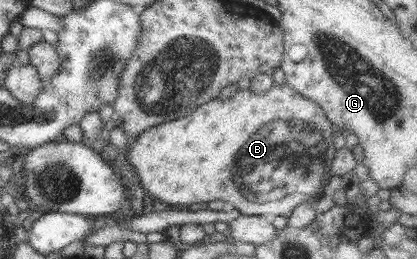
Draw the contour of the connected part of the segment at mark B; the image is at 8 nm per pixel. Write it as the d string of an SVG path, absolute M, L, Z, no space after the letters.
M284 84L272 85L268 91L264 93L252 93L250 89L238 90L232 97L218 100L212 99L208 102L202 103L198 108L194 109L194 112L183 116L182 118L176 118L176 120L162 122L158 126L151 127L144 130L133 142L125 149L126 161L134 168L134 174L138 174L139 183L143 190L152 196L154 194L154 200L166 202L171 206L177 206L179 209L186 209L189 204L196 202L210 202L210 200L222 200L222 202L228 202L232 204L240 215L246 216L262 216L267 220L271 220L275 215L287 216L294 210L295 206L302 204L302 202L308 202L314 204L315 201L323 195L323 187L328 183L331 175L329 174L330 162L334 158L336 152L333 147L334 128L330 121L324 117L325 114L320 107L302 97L298 91L294 91L290 86Z

